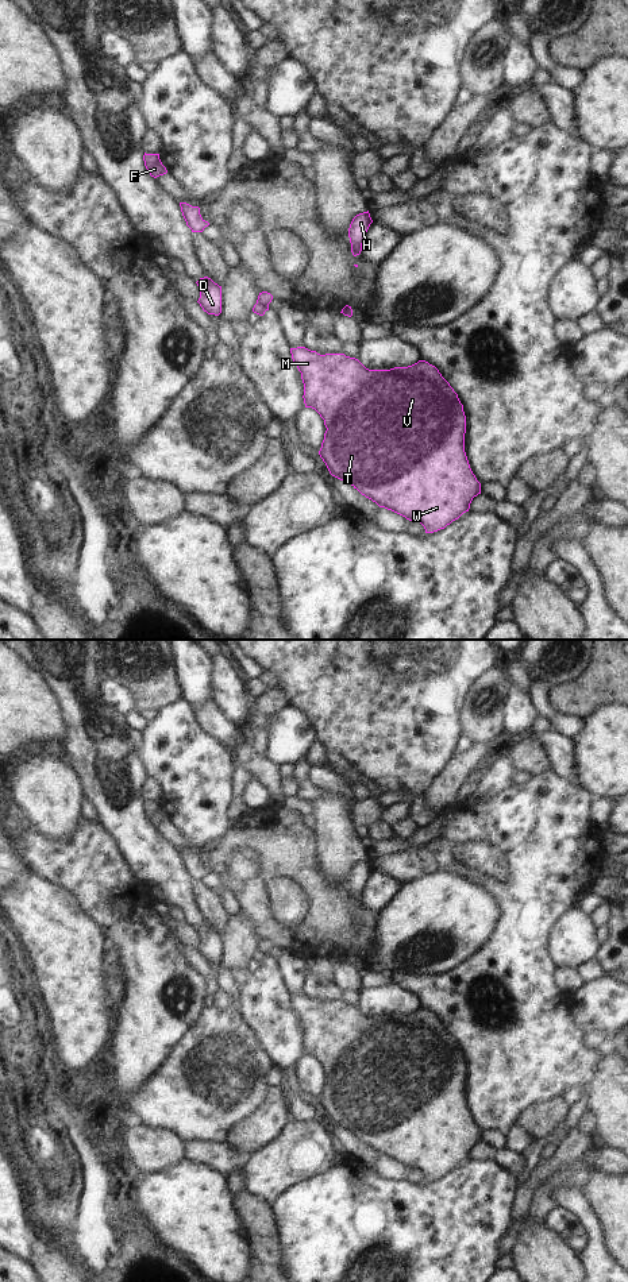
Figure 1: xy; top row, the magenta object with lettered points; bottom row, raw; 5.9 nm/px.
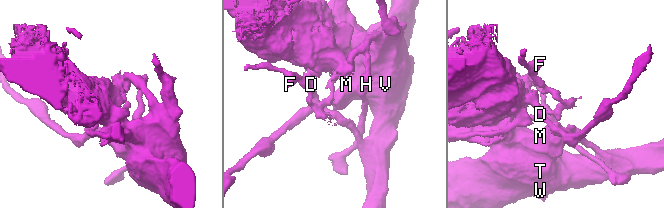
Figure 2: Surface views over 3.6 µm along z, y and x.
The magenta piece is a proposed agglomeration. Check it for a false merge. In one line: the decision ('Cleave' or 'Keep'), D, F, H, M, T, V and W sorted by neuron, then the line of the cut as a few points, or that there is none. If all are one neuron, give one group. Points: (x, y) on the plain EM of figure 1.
Cleave. Groups: D H M T V W / F. Split along xy (257, 949), (268, 954)

